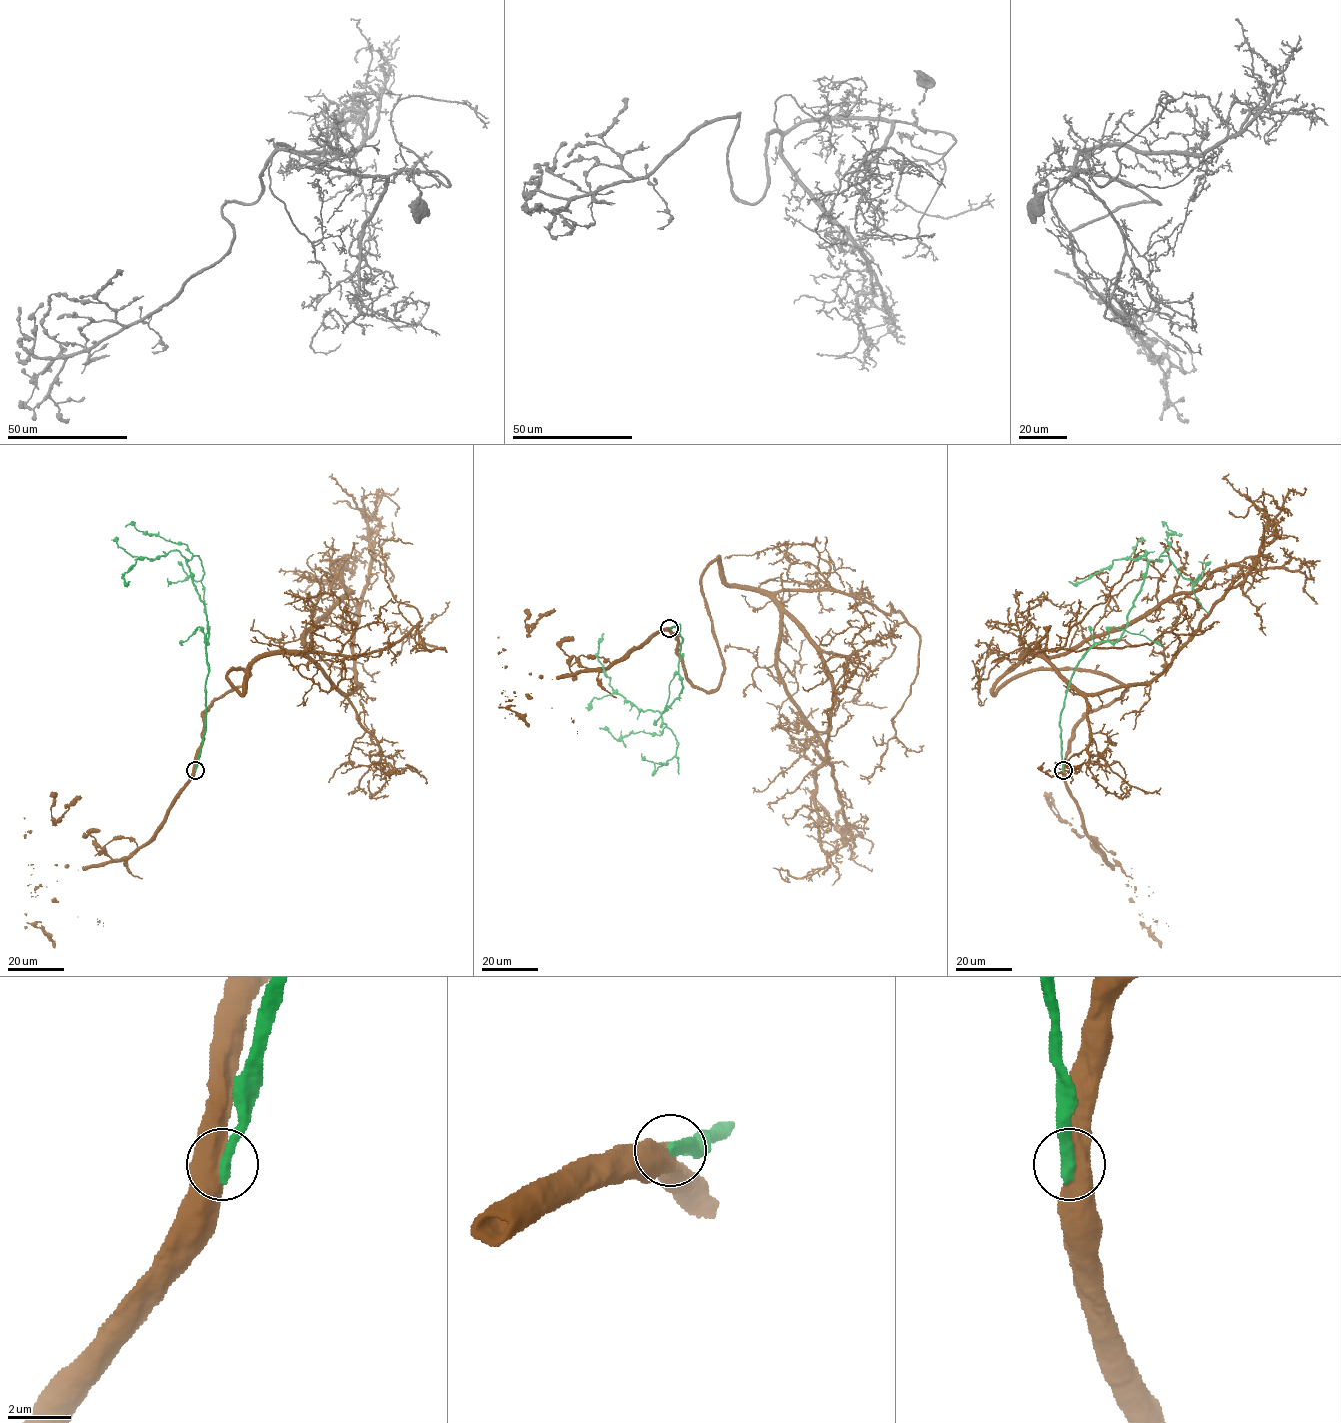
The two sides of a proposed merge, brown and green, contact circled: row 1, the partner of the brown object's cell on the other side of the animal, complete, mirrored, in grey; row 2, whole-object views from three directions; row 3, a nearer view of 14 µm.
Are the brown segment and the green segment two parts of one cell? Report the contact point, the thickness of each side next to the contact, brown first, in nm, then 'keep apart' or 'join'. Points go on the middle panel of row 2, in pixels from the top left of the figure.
place (669, 628); calibres 550 and 400 nm; keep apart

